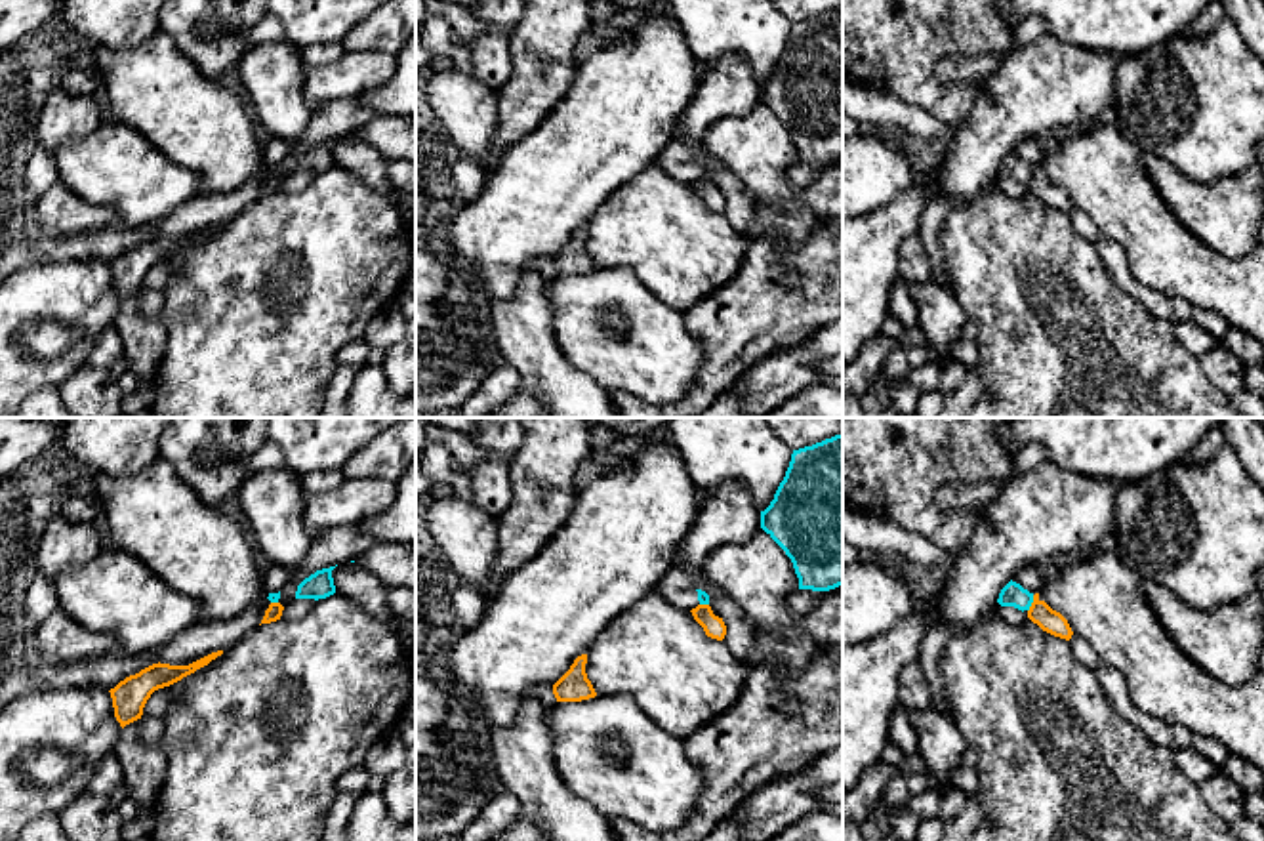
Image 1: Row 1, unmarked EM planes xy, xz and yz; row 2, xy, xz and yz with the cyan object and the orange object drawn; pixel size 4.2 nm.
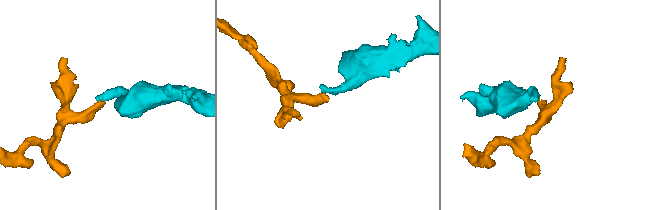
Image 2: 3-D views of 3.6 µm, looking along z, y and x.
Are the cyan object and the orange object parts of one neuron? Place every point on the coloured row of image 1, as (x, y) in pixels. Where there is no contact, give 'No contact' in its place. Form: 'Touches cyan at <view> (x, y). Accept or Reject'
Touches cyan at yz (1032, 601). Reject

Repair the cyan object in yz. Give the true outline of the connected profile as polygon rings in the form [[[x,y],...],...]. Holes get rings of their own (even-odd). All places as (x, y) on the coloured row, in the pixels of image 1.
[[[1009,582],[1001,593],[997,603],[1001,606],[1014,606],[1018,610],[1030,610],[1031,603],[1033,603],[1033,593],[1030,593],[1028,589],[1024,589],[1020,584],[1016,582]]]

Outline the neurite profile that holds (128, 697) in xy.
[[[223,650],[212,652],[189,666],[170,666],[158,662],[120,681],[114,688],[109,690],[114,717],[120,727],[124,728],[126,725],[141,719],[143,708],[154,690],[181,681],[221,654]]]

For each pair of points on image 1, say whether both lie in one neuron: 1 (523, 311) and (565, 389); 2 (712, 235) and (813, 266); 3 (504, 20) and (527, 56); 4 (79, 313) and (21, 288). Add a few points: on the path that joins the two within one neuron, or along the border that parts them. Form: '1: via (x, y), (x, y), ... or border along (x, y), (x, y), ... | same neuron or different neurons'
1: via (523, 330), (546, 370) | same neuron
2: border along (750, 243), (740, 269), (723, 285) | different neurons
3: border along (519, 20), (509, 37), (511, 75) | different neurons
4: via (65, 300), (58, 292), (35, 292) | same neuron

